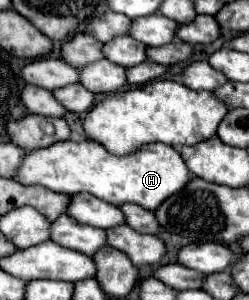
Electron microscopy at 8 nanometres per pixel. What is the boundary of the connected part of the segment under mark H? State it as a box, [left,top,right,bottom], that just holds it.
[18,140,192,210]

